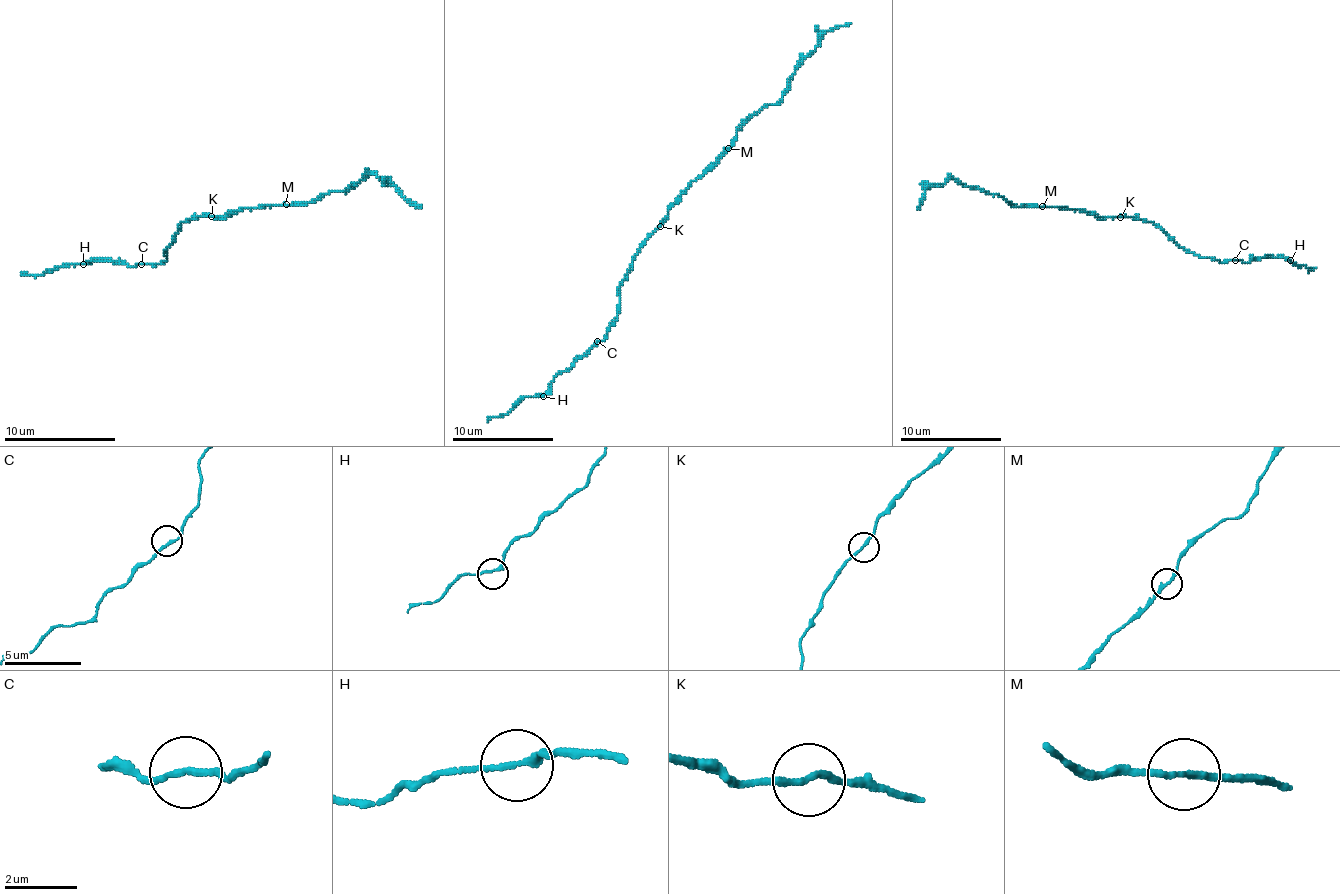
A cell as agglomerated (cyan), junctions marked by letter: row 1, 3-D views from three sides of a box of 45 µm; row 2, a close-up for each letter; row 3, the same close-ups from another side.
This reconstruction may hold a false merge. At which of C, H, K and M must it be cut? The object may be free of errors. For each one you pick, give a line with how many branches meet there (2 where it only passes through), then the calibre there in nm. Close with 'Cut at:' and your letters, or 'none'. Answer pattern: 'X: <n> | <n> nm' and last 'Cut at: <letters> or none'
M: 2 | 170 nm
Cut at: M

